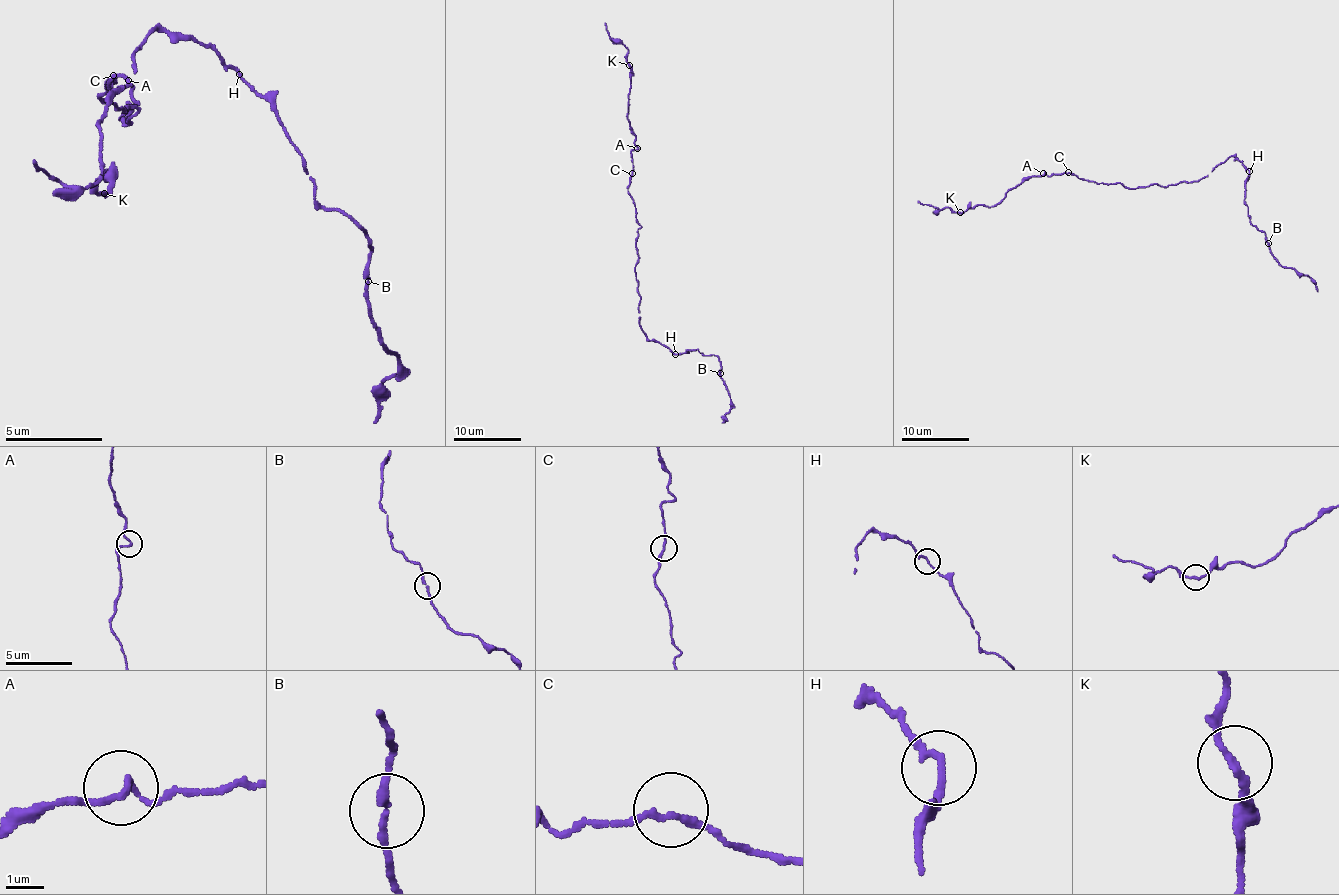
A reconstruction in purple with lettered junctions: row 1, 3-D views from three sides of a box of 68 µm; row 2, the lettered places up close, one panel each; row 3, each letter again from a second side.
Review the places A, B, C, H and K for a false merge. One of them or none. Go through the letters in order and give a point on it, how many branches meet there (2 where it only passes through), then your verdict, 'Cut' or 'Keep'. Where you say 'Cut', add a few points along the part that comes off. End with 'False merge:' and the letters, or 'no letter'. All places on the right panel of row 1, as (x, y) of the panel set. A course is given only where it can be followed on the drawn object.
A: Place: (1043, 173). Branches: 2. Keep
B: Place: (1268, 243). Branches: 2. Keep
C: Place: (1068, 172). Branches: 2. Keep
H: Place: (1249, 171). Branches: 2. Keep
K: Place: (960, 212). Branches: 2. Keep
False merge: no letter

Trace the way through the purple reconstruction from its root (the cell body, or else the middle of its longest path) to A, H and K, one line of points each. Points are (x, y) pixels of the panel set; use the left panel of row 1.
A: (123, 114), (132, 114), (123, 119), (128, 124), (137, 109), (98, 99), (118, 75), (128, 80)
H: (123, 114), (137, 99), (132, 55), (152, 31), (191, 36), (240, 75)
K: (123, 114), (132, 114), (128, 124), (137, 109), (98, 99), (118, 75), (128, 80), (98, 119), (103, 192)

